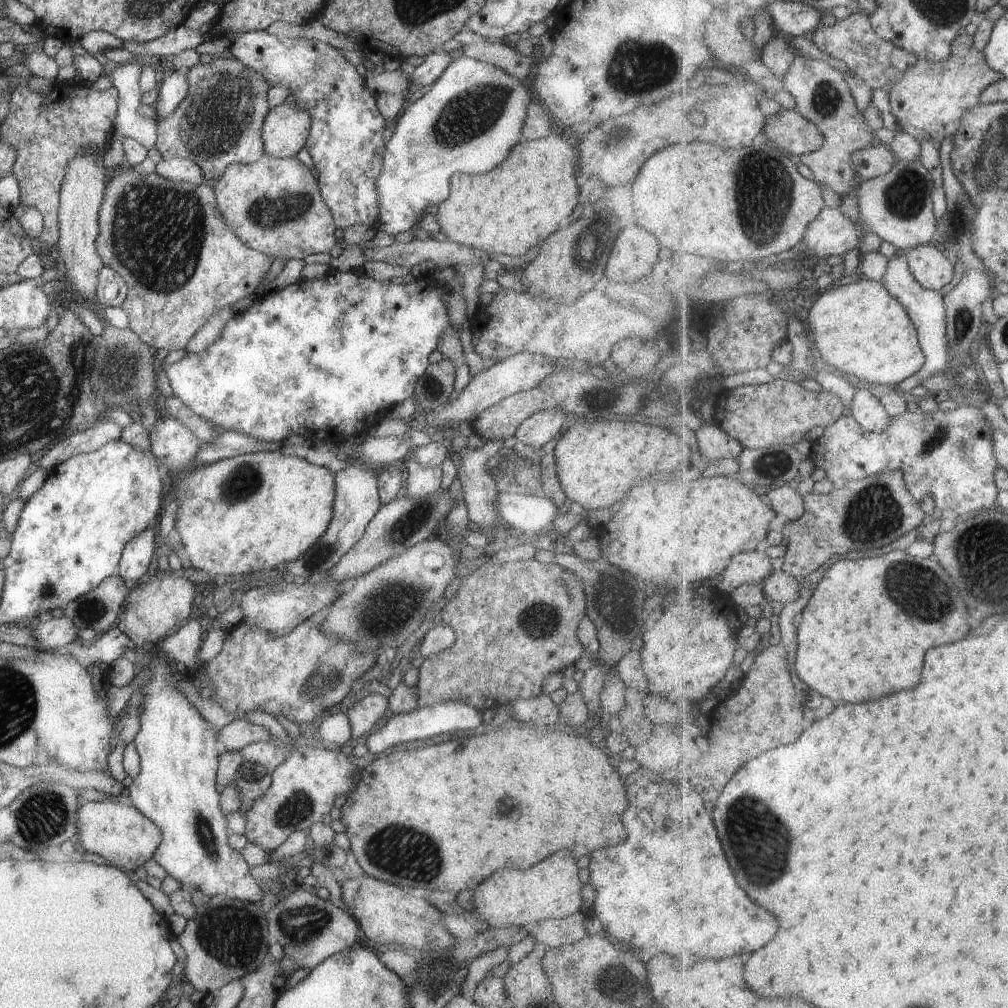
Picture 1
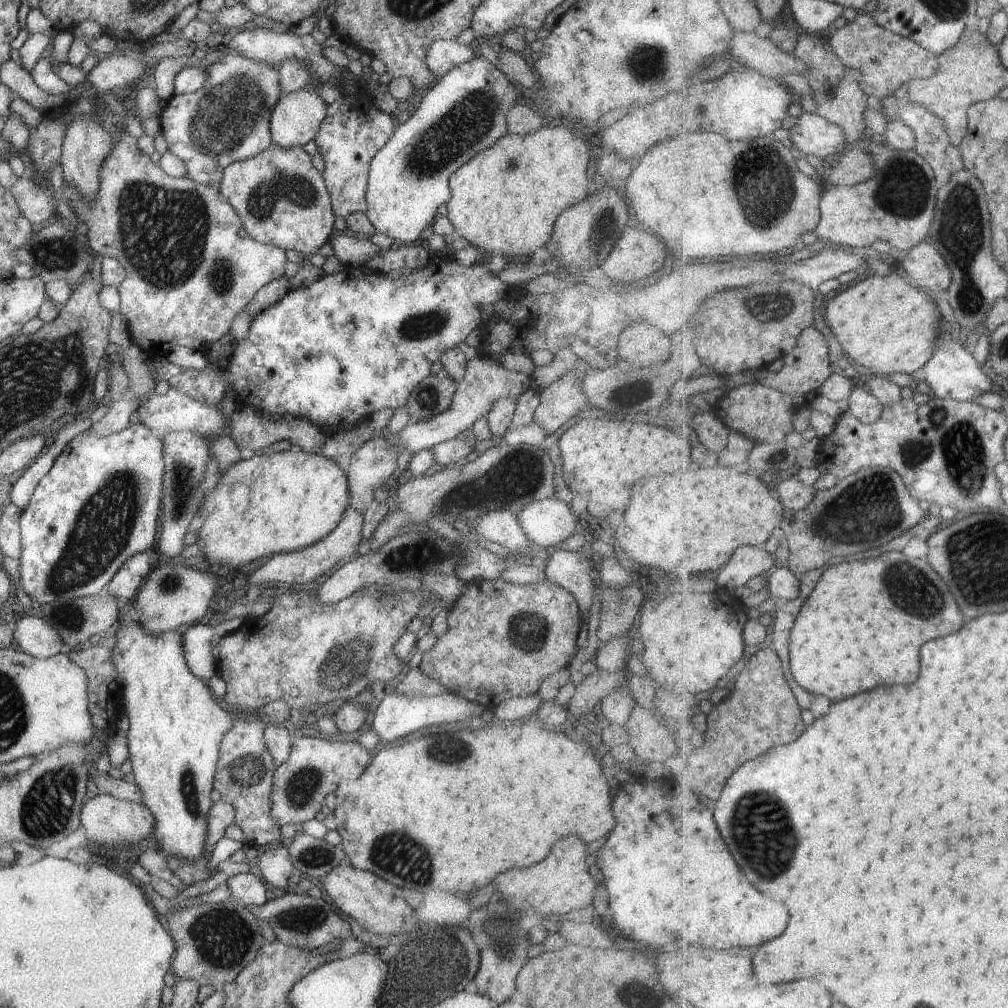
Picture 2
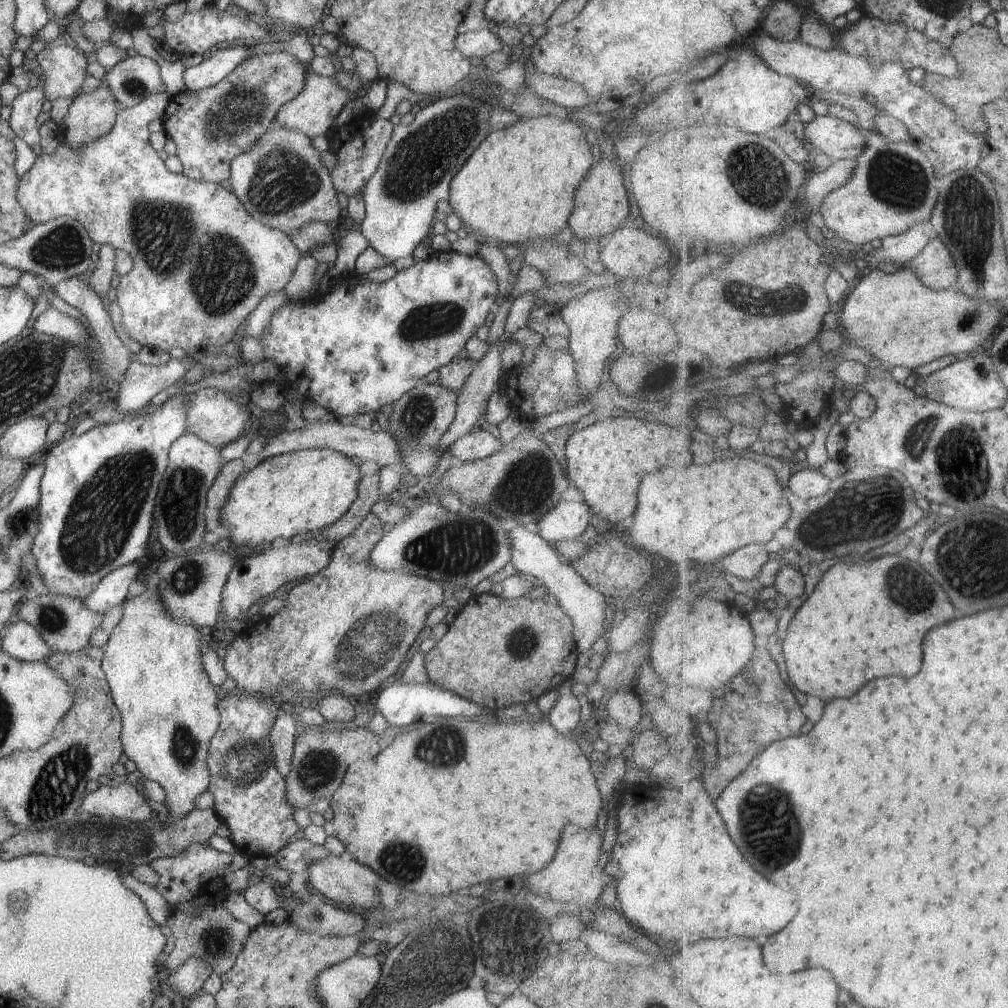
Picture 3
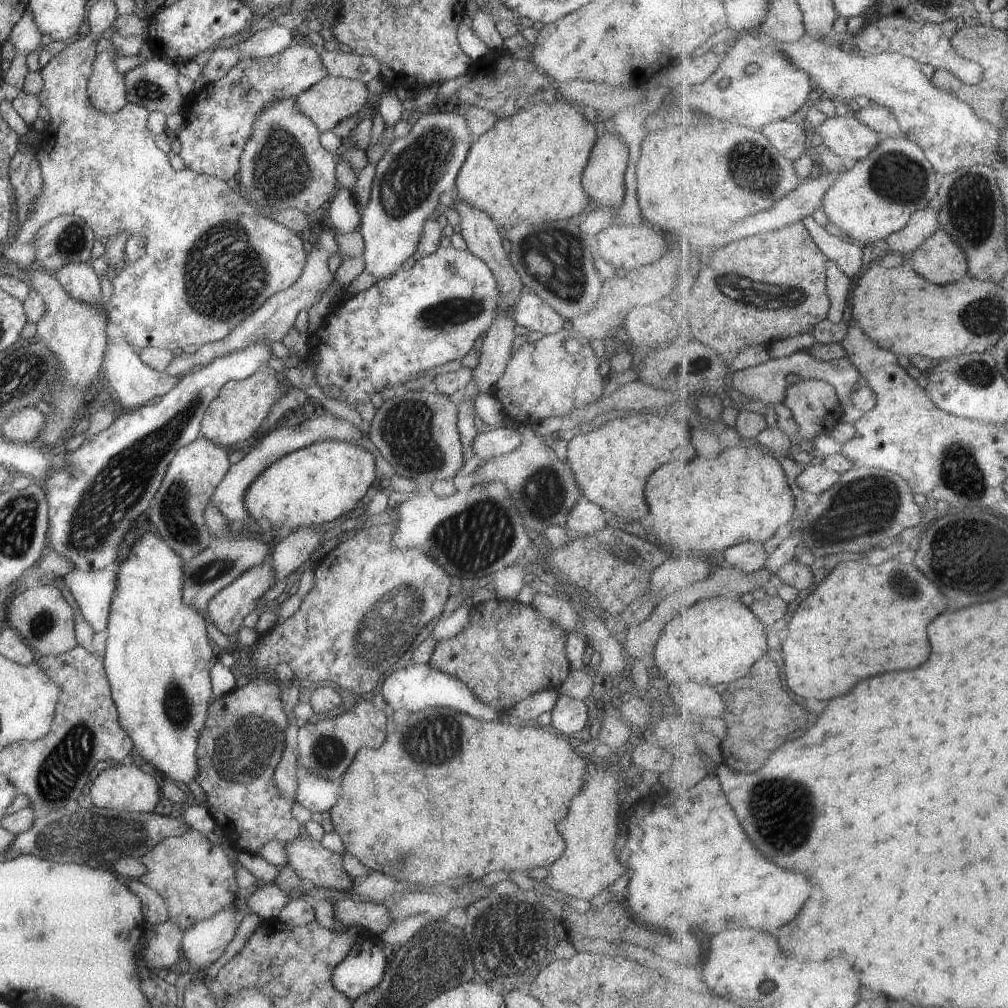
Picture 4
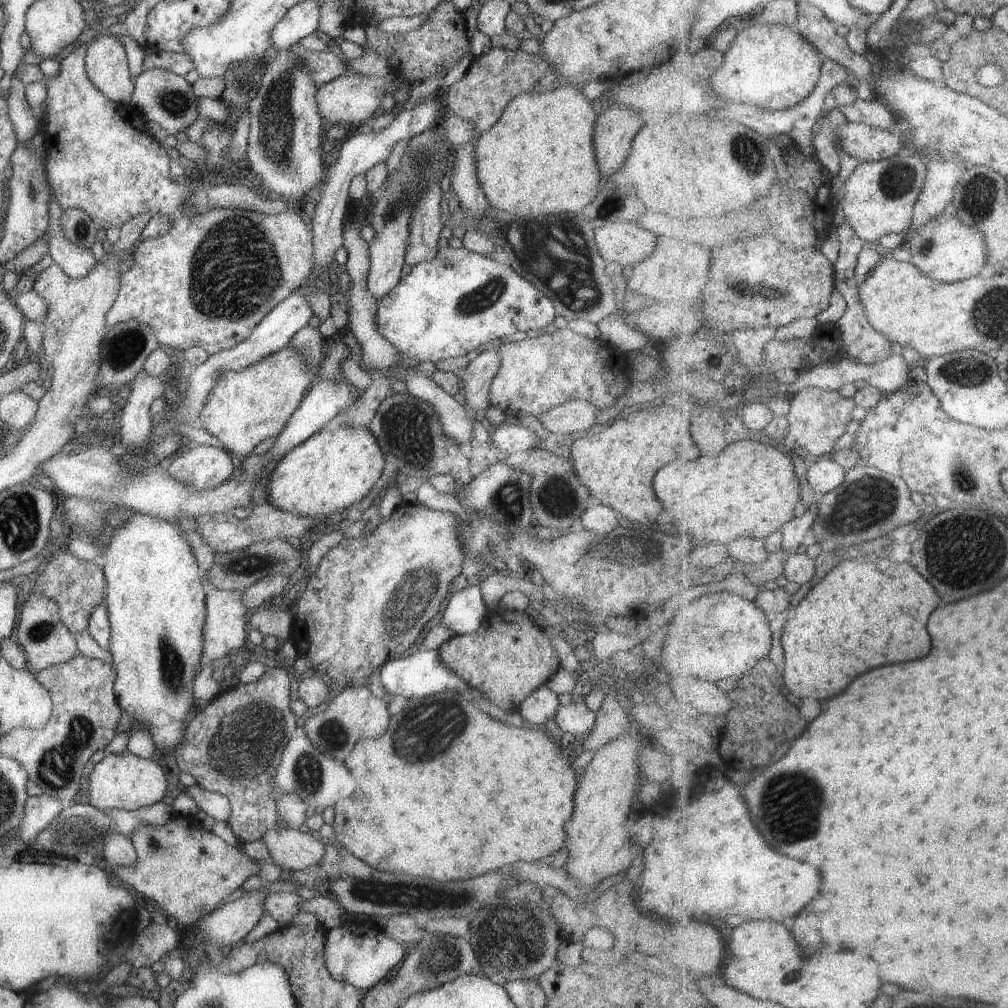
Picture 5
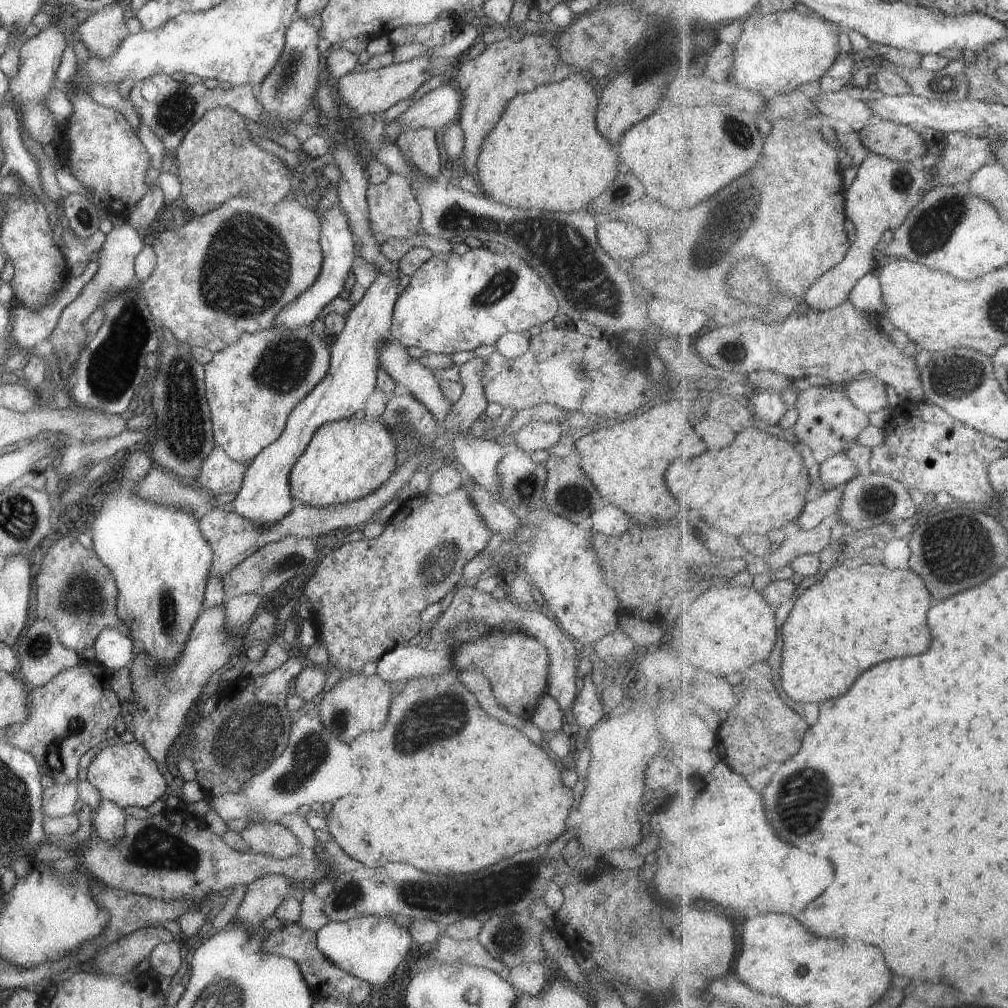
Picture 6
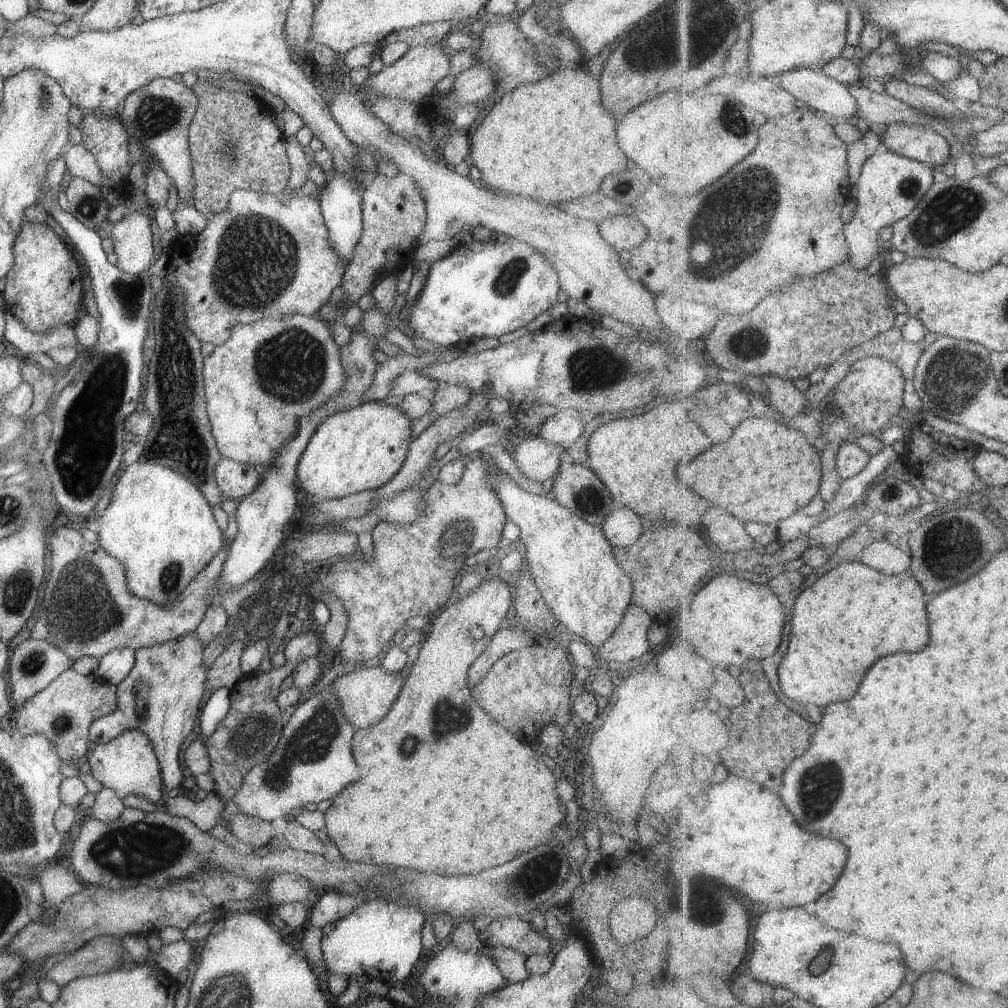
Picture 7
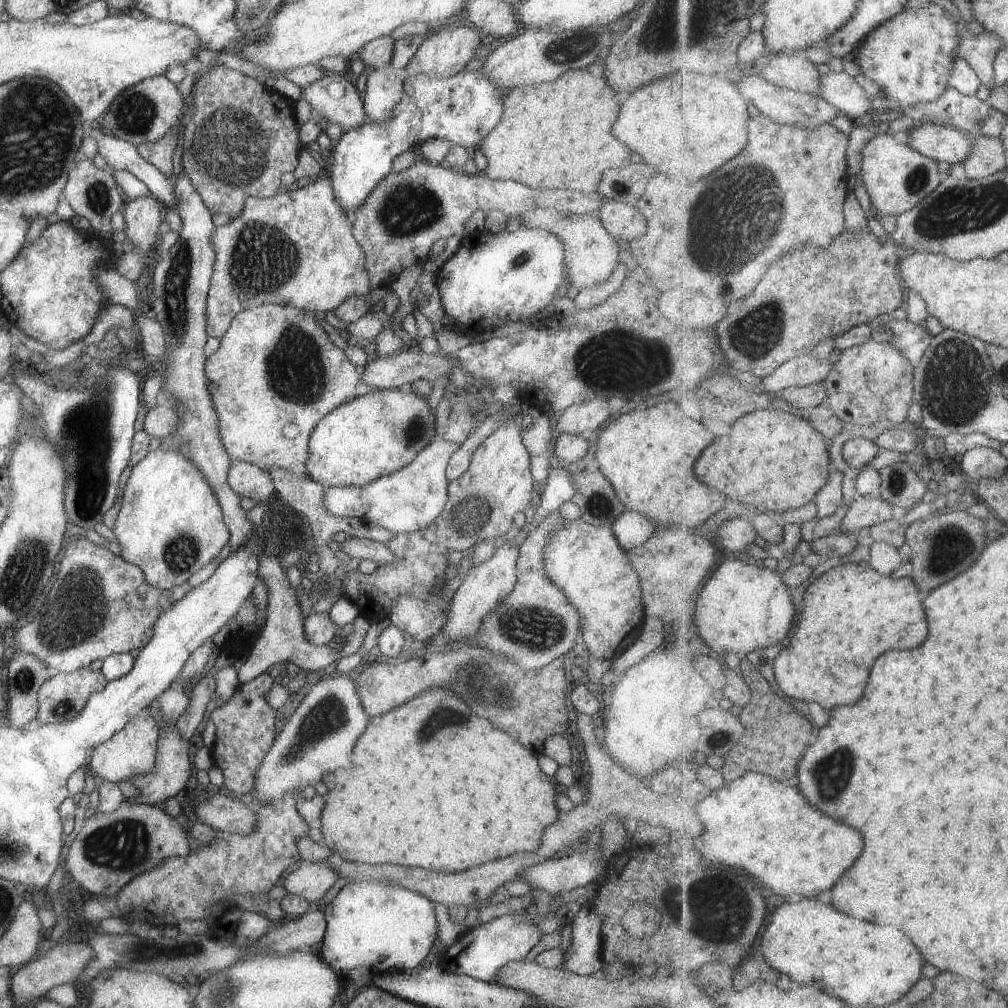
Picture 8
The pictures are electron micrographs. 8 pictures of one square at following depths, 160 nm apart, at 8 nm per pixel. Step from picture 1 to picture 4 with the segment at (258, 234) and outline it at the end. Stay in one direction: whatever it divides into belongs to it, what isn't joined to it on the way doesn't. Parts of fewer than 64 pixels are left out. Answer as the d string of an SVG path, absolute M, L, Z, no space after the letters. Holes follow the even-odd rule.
M289 96L289 98L281 98L281 100L275 100L275 102L271 102L271 104L267 104L257 116L255 116L255 120L253 120L253 124L251 124L250 136L247 142L245 142L243 151L239 156L239 186L241 192L247 198L249 202L253 202L254 204L259 204L262 208L267 208L268 210L280 210L281 208L293 208L301 213L304 213L307 216L315 217L316 210L321 207L324 202L329 202L334 196L334 192L337 188L336 178L335 178L335 166L336 161L333 158L333 153L328 152L319 144L319 130L313 124L313 120L309 120L305 114L301 114L299 110L297 110L297 98L296 96Z

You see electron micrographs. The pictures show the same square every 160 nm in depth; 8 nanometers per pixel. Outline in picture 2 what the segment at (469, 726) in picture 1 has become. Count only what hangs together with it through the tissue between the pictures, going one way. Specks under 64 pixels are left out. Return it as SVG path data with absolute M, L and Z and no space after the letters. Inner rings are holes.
M393 691L391 695L384 696L373 712L371 730L378 739L388 743L399 736L405 736L420 728L433 726L433 724L447 724L448 722L465 722L474 716L479 716L485 708L474 702L462 699L451 693L443 693L432 697L407 698L405 695Z

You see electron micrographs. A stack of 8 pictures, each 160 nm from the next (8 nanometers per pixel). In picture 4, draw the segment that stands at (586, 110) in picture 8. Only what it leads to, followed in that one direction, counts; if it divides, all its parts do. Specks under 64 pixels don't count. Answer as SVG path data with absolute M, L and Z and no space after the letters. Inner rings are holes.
M557 96L553 104L545 104L544 101L525 104L513 116L497 119L487 132L473 139L455 178L452 194L465 200L469 206L485 212L502 230L512 228L519 220L527 226L567 222L591 206L589 196L581 186L581 174L595 140L594 126L585 120L581 109L569 100Z

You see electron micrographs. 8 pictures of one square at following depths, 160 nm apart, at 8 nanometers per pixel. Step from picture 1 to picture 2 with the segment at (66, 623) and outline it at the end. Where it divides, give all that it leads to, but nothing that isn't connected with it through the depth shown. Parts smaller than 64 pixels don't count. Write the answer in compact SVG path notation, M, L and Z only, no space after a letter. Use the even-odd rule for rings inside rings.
M19 611L17 615L16 630L12 635L17 646L19 646L19 650L38 659L46 659L59 653L63 644L61 637L52 626L49 626L38 615L23 611Z

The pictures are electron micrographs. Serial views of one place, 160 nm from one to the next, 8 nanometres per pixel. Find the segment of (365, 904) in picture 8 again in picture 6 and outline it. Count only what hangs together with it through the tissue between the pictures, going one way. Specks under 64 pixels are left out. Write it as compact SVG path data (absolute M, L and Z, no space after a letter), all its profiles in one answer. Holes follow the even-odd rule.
M356 916L343 922L328 920L316 930L318 951L337 968L370 985L384 985L407 956L411 942L406 927L396 926L389 916Z

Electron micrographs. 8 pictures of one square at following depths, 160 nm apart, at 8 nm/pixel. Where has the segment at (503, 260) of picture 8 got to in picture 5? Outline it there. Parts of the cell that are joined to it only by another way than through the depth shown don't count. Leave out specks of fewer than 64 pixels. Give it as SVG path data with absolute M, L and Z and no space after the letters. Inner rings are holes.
M448 246L441 247L431 260L414 264L410 268L410 272L406 276L401 276L397 284L387 292L386 296L376 302L375 308L374 321L377 325L377 332L385 338L385 340L388 340L401 356L404 358L413 358L413 360L418 363L421 361L436 363L437 361L448 358L462 357L467 354L469 350L475 350L479 344L489 345L493 341L499 340L499 338L508 339L514 332L525 332L526 330L537 330L539 332L542 328L547 326L547 324L551 324L551 321L557 315L551 300L544 294L541 294L541 291L538 291L530 282L521 278L511 266L500 264L479 253L468 251L463 246L458 249L453 249Z

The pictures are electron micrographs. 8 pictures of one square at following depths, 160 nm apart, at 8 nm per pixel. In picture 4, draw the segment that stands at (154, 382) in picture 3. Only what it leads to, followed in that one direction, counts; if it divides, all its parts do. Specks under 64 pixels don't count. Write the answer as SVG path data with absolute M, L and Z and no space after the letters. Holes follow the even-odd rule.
M322 228L319 236L317 236L316 243L311 246L311 250L306 256L301 275L293 284L287 289L275 292L275 294L269 296L253 314L249 314L245 320L241 320L241 324L237 324L237 328L233 328L233 331L229 332L225 338L198 347L193 354L181 353L179 356L172 356L172 360L167 364L164 374L181 378L194 368L209 364L213 358L225 356L225 354L229 354L229 352L243 350L243 348L247 348L249 344L261 342L259 336L261 336L263 340L269 340L269 342L281 341L286 331L292 328L294 318L297 316L298 312L301 310L309 310L311 306L315 306L315 302L321 300L325 288L334 281L333 274L329 272L327 267L328 258L335 254L335 252L338 252L337 242L335 242L336 233L333 231L333 228Z

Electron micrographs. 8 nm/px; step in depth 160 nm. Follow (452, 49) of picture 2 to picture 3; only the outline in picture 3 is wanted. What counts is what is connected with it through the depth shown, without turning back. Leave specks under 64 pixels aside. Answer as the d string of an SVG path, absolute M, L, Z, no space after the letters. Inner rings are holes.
M492 27L486 29L479 29L478 31L466 32L464 34L457 34L452 42L453 48L462 54L467 60L471 56L483 58L491 52L504 50L505 47L496 37Z

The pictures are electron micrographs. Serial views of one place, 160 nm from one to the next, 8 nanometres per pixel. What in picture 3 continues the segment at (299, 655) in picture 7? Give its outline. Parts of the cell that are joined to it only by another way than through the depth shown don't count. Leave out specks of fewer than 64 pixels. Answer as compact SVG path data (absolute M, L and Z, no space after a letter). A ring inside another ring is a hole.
M221 693L217 710L219 724L211 737L206 765L208 787L214 798L212 809L229 826L229 840L247 858L274 856L289 840L300 834L293 821L292 806L285 800L285 783L274 765L269 731L281 705L275 697L247 693Z

